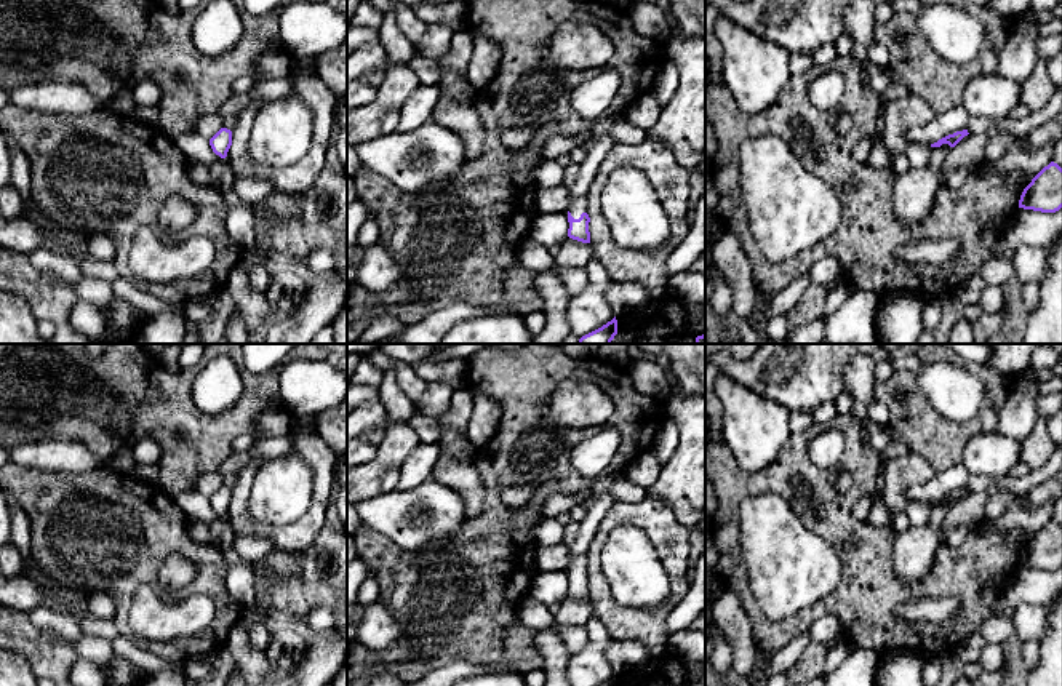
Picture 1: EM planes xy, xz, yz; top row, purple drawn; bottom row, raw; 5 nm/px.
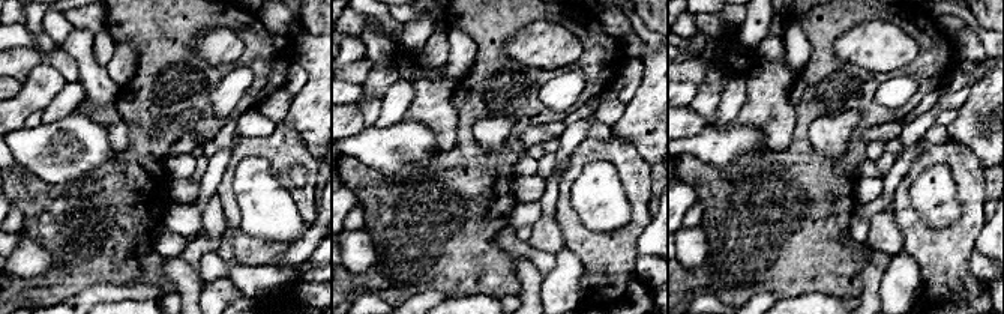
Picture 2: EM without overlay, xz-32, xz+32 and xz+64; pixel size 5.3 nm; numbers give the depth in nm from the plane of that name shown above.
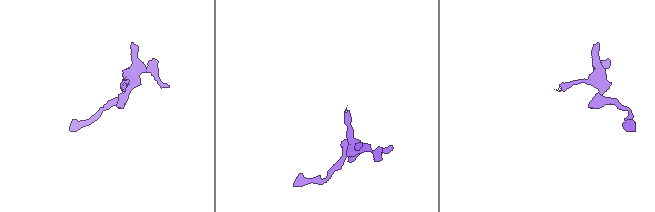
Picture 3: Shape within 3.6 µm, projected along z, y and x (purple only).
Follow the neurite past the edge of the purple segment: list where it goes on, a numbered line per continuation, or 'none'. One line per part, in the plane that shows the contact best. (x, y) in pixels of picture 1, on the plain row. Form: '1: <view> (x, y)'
1: xz (579, 565)

